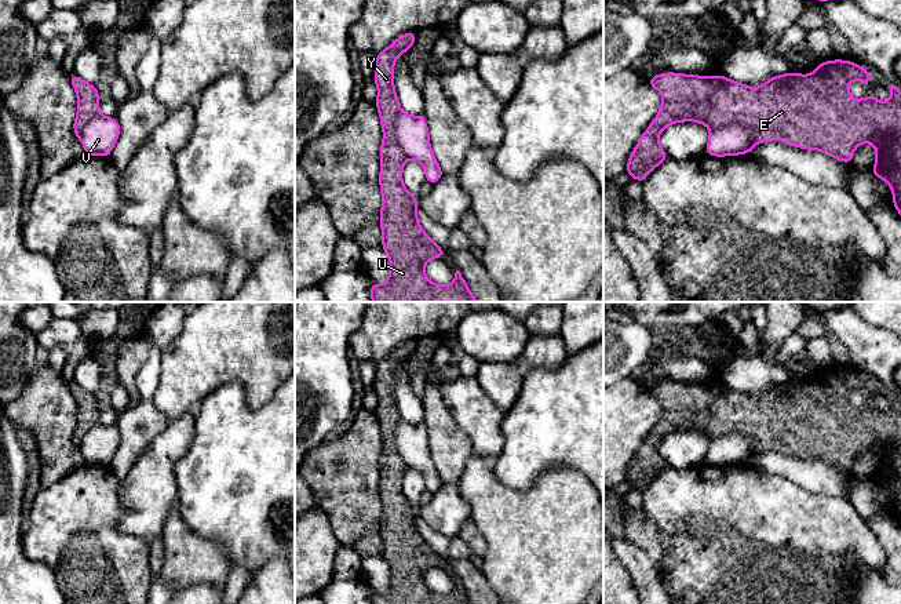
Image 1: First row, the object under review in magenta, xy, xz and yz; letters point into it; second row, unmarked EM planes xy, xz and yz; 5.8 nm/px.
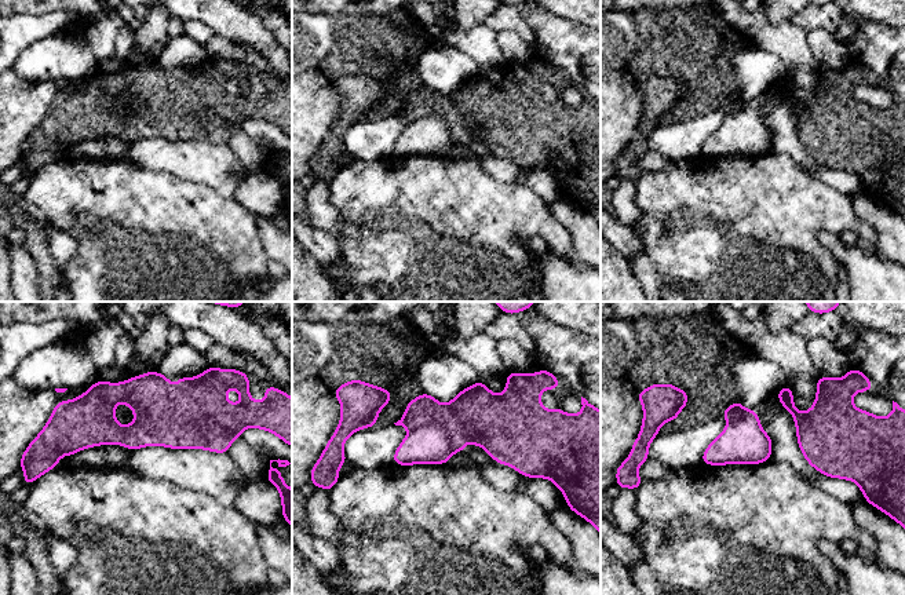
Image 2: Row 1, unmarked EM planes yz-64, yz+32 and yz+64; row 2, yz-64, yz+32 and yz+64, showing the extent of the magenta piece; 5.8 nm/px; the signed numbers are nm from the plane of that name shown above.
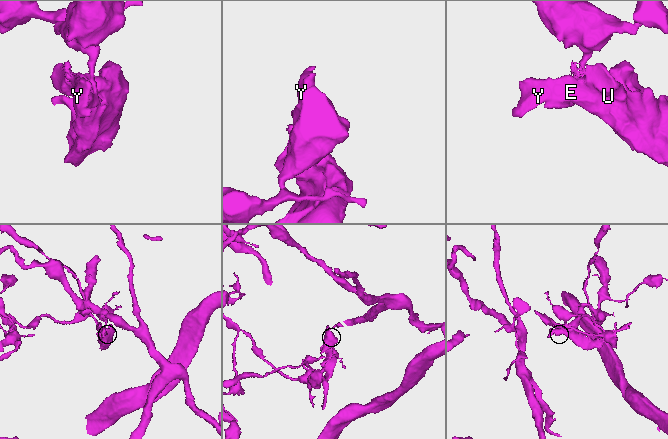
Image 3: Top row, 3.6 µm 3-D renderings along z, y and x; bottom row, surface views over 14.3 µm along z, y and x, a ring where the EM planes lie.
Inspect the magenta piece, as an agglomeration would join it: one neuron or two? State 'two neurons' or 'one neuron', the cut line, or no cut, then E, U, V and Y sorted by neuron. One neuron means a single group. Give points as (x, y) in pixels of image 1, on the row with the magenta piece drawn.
two neurons; cut in yz along (711, 131), (732, 123), (744, 123), (758, 142); E U Y / V

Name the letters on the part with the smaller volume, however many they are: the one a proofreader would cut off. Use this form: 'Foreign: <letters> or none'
Foreign: E, U, Y

